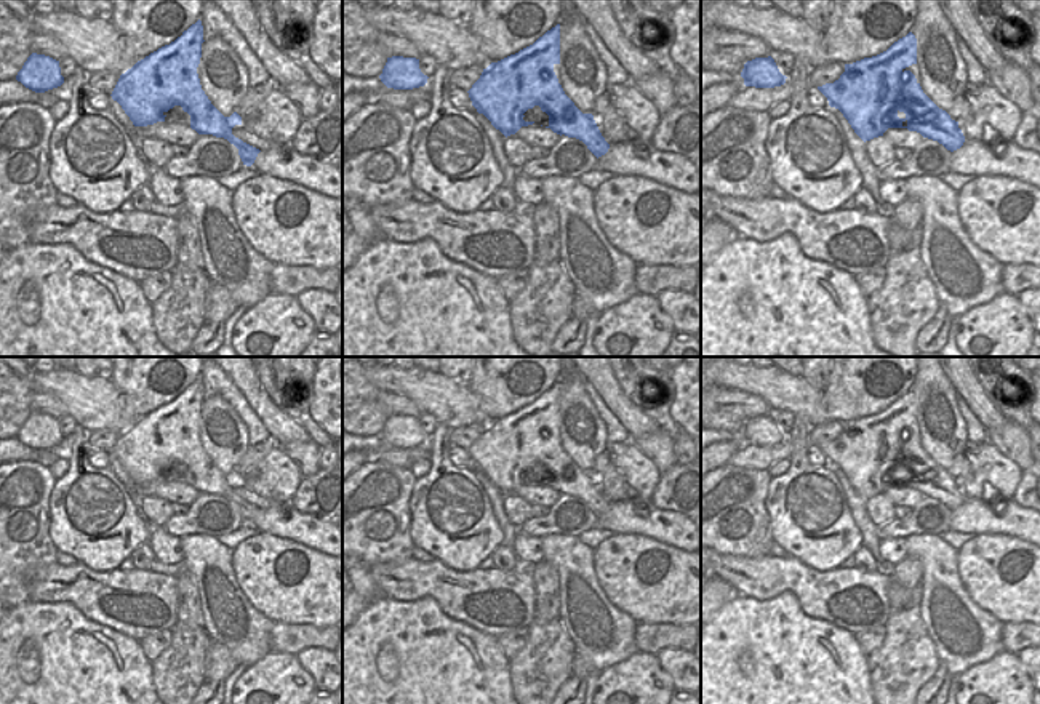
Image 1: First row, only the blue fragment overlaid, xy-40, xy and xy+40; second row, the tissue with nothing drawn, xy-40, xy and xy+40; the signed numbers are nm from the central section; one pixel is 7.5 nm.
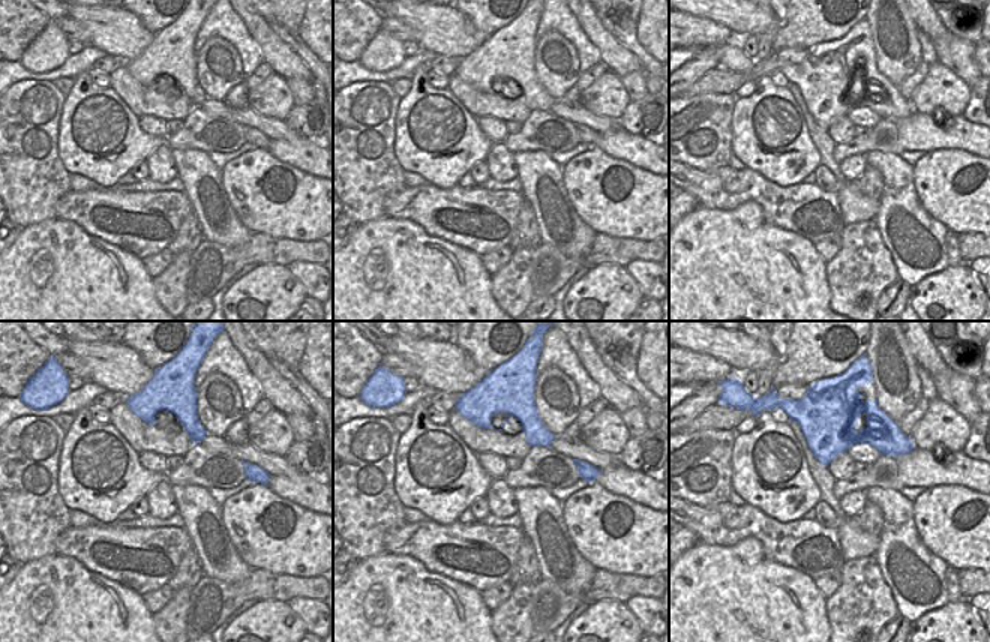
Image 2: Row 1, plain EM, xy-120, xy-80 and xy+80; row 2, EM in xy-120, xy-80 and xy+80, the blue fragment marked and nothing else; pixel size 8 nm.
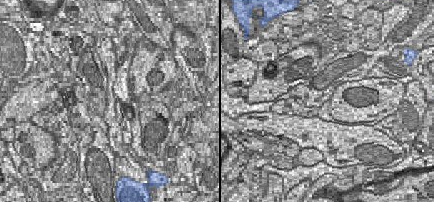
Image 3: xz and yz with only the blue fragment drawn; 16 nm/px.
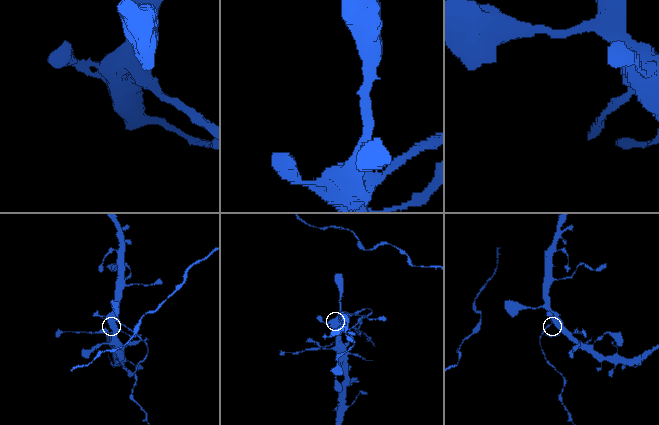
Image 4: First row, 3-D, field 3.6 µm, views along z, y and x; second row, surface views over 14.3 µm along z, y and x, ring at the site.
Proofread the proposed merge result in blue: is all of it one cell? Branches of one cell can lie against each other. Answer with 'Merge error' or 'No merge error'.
Merge error

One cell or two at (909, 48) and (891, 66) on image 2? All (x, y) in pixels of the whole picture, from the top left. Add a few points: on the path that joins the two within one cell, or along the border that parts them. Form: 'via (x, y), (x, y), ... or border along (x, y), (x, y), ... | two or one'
via (905, 53), (896, 62) | one

